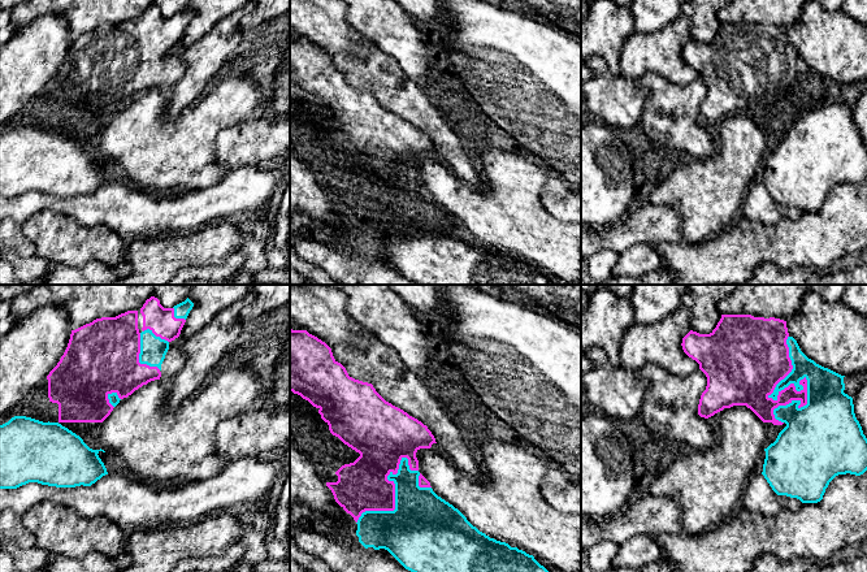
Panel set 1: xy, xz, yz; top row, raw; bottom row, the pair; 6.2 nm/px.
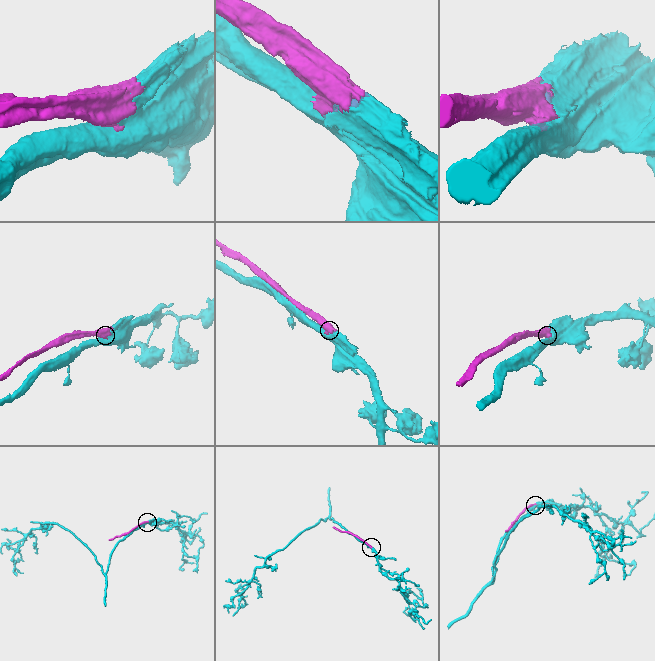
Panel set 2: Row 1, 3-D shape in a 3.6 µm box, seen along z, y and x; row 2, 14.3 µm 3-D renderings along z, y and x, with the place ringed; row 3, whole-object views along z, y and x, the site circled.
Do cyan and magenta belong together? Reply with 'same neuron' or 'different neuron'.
different neuron

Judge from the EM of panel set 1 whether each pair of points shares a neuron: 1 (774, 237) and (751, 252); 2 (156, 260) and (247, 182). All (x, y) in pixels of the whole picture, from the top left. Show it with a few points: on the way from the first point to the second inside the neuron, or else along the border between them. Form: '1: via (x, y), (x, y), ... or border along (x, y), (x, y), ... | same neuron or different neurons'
1: via (768, 242), (761, 243), (757, 247) | same neuron
2: border along (220, 219), (195, 229), (161, 238) | different neurons

